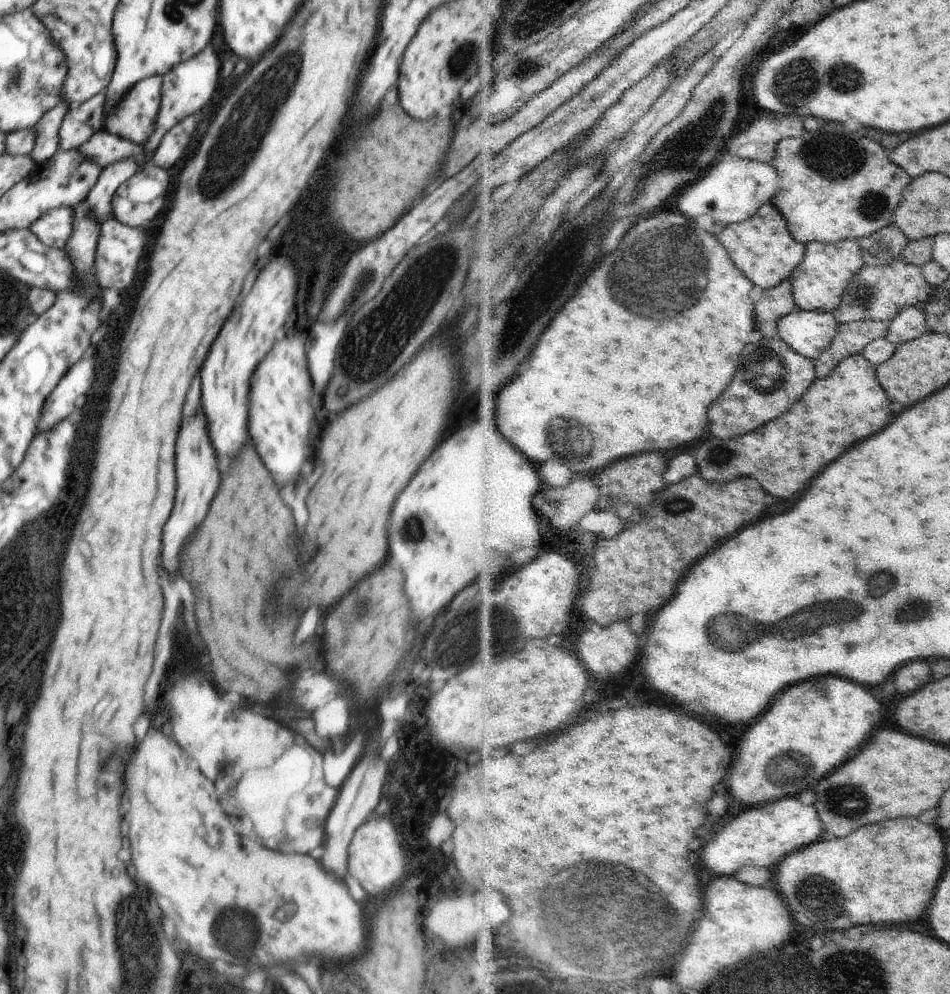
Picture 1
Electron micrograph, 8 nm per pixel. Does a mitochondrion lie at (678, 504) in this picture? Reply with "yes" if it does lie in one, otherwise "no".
yes

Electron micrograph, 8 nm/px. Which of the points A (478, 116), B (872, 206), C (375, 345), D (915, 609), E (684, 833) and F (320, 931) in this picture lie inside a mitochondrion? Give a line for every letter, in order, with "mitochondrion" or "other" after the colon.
A: other
B: mitochondrion
C: mitochondrion
D: mitochondrion
E: other
F: other

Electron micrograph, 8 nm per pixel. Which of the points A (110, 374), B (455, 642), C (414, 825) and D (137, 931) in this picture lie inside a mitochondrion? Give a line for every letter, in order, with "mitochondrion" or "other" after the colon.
A: other
B: mitochondrion
C: other
D: mitochondrion

